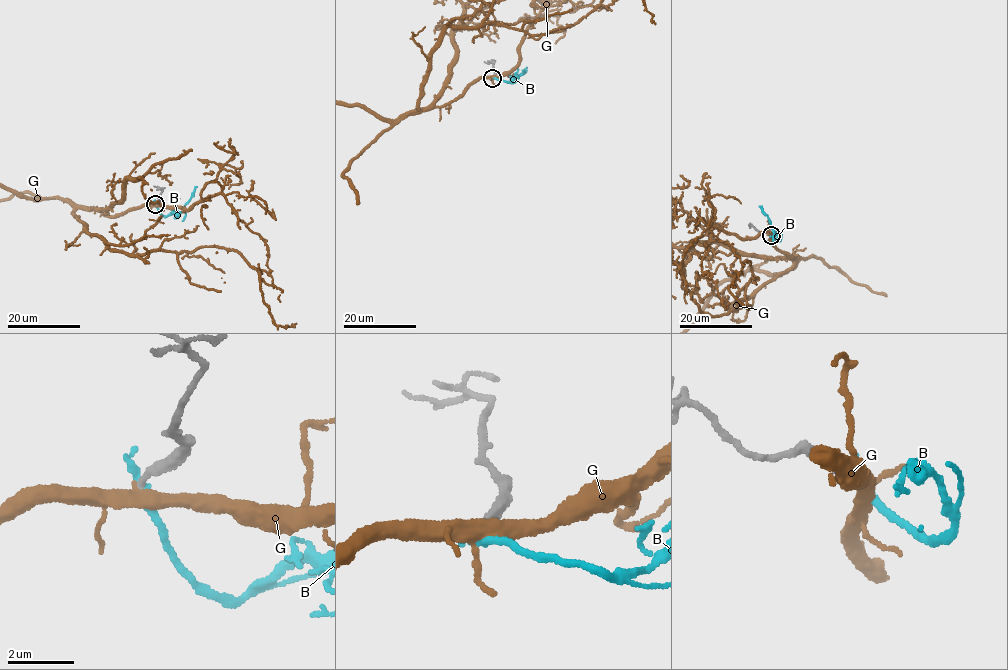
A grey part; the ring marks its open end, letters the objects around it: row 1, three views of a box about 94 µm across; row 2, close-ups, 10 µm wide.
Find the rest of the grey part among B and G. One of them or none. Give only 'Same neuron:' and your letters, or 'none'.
Same neuron: none

